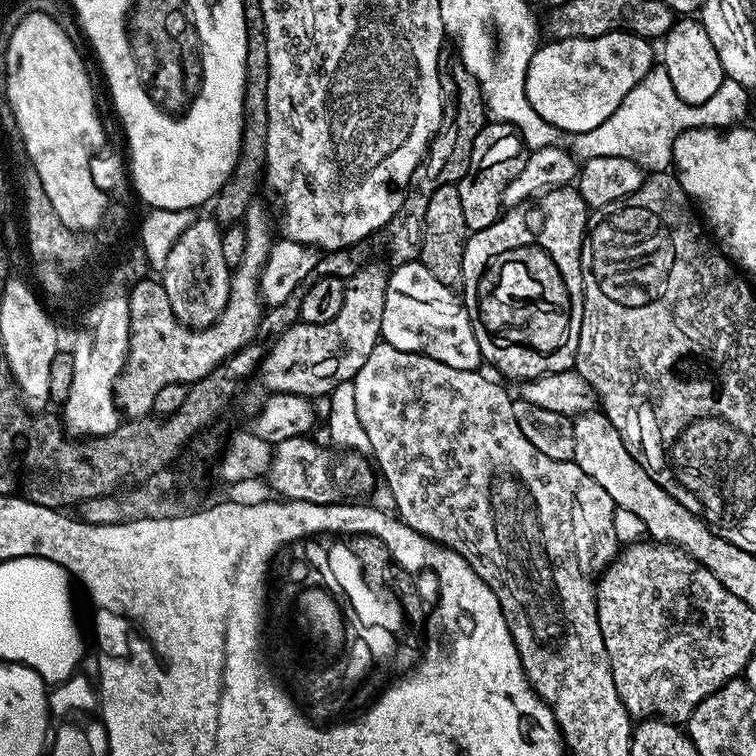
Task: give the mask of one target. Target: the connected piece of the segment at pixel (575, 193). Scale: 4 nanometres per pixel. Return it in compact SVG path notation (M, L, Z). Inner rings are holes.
M556 187L537 195L523 206L509 207L500 219L486 226L486 230L471 233L464 243L462 299L474 326L474 338L478 338L481 357L487 363L489 360L502 375L509 376L515 382L536 380L555 372L567 372L576 363L584 309L580 248L584 245L589 223L590 209L579 187ZM508 242L538 242L556 256L560 264L560 278L566 280L572 290L572 294L560 296L564 298L564 304L558 306L556 296L544 294L548 288L542 288L542 294L526 290L530 282L488 280L492 288L474 286L482 266L486 264L486 258L498 248L508 248Z

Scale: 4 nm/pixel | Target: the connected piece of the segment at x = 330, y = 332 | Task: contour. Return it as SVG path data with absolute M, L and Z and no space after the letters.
M365 263L352 276L347 277L344 285L345 296L341 310L334 318L321 324L305 324L297 322L291 324L286 331L271 341L265 351L264 359L258 365L258 377L268 387L269 393L285 392L295 396L313 398L312 396L327 397L340 384L353 380L362 370L366 358L370 358L370 350L381 343L382 310L386 307L386 286L388 285L389 269L380 264Z

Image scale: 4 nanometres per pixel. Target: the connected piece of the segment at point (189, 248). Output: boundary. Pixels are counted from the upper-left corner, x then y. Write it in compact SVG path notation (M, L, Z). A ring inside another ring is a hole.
M197 218L174 242L174 250L166 257L166 266L162 269L162 283L166 290L166 298L170 298L170 308L182 323L190 328L210 328L212 323L222 314L226 302L230 298L230 282L232 281L233 269L226 264L225 255L222 254L222 228L215 219Z

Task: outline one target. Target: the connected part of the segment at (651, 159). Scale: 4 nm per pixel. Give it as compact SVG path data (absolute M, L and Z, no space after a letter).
M654 66L626 94L623 105L616 116L606 118L602 130L585 132L577 135L575 151L581 157L617 156L636 161L649 173L662 172L672 168L672 151L674 142L687 128L730 128L741 123L740 120L748 112L749 89L738 86L738 82L723 79L718 86L718 94L714 98L706 98L701 104L687 104L674 90L670 76L662 66Z

